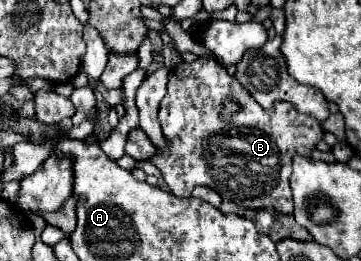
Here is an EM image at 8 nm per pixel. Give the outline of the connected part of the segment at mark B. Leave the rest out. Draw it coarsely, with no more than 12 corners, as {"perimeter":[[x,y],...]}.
{"perimeter":[[207,56],[171,70],[151,162],[175,196],[203,184],[293,212],[293,156],[325,134],[265,110]]}

